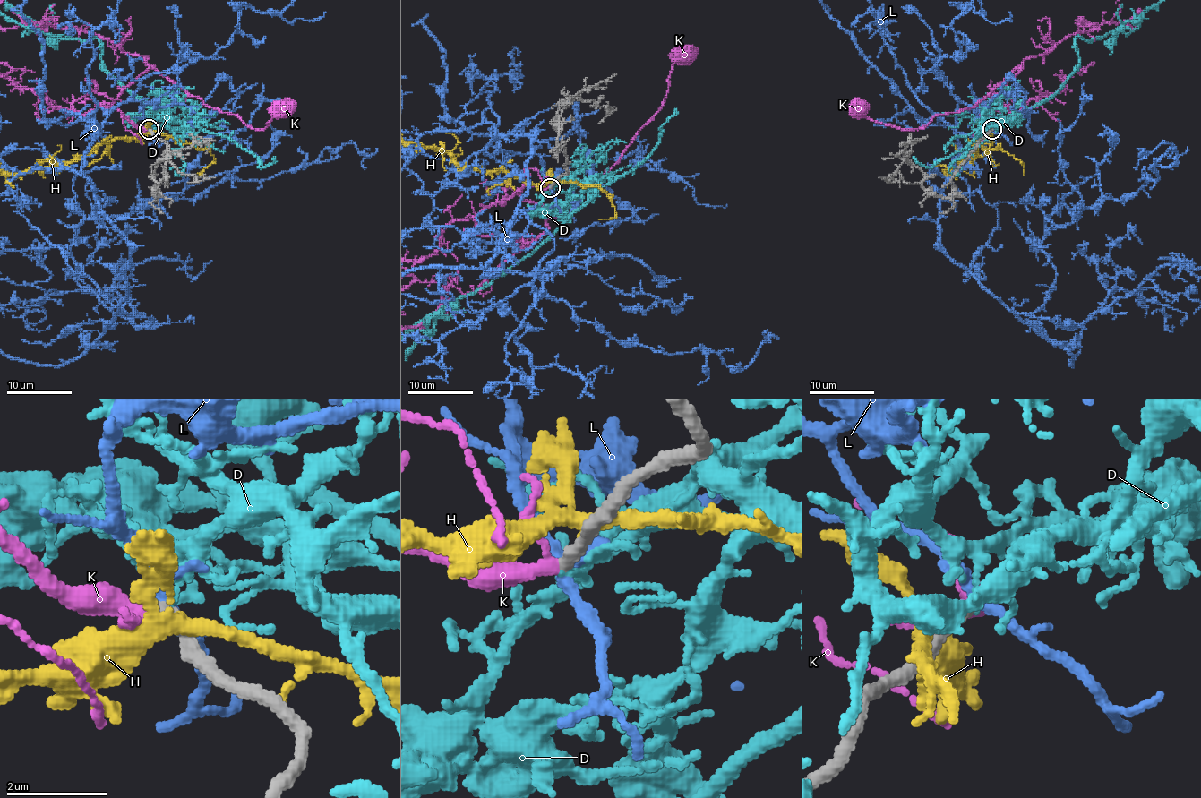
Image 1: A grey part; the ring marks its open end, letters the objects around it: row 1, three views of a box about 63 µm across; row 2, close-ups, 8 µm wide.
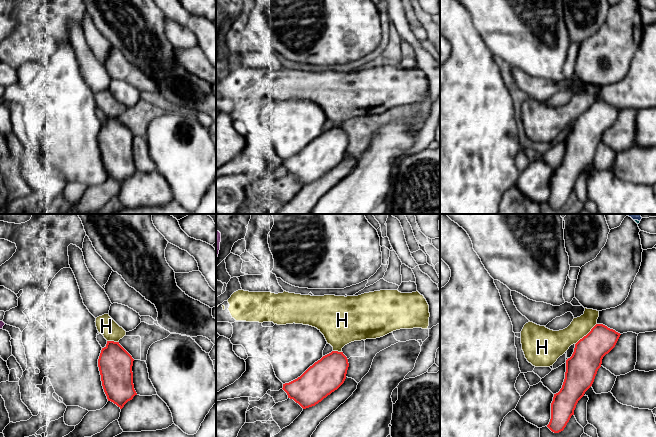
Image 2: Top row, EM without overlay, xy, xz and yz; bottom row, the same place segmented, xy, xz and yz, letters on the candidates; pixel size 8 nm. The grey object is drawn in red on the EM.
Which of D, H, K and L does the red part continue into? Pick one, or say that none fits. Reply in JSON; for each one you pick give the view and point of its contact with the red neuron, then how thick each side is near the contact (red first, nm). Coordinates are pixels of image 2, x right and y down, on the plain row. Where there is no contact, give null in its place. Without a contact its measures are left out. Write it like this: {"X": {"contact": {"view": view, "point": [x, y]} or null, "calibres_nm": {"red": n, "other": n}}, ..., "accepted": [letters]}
{"K": {"contact": null}, "accepted": ["K"]}

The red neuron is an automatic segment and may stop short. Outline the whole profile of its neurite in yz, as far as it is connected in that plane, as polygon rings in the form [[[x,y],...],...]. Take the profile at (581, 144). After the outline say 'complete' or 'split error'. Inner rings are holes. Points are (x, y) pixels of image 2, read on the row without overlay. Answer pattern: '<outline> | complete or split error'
[[[596,100],[586,112],[575,120],[572,132],[566,136],[566,148],[562,164],[554,170],[551,179],[551,195],[547,203],[552,208],[559,209],[564,206],[571,192],[574,191],[578,177],[592,162],[603,133],[615,123],[620,111],[603,100]]] | complete

